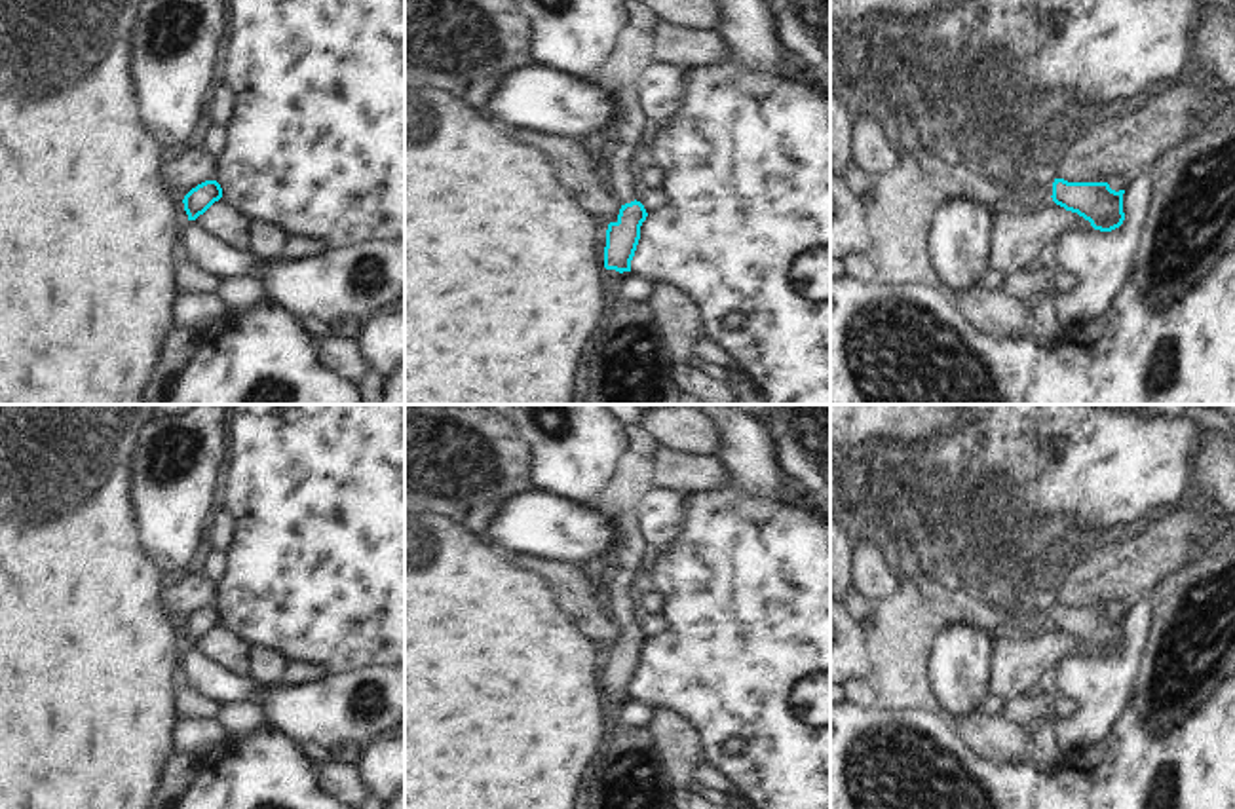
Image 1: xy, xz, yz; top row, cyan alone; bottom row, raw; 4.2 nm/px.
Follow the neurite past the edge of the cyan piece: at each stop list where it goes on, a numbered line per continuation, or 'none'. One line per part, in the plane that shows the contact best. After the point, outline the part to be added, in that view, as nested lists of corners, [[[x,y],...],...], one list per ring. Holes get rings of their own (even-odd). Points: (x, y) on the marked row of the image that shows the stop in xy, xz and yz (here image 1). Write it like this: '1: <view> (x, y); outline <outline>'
1: yz (899, 221); outline [[[840,63],[846,89],[866,103],[887,141],[899,154],[899,167],[876,179],[878,198],[864,211],[870,247],[864,251],[878,268],[878,285],[923,285],[939,289],[940,279],[929,260],[929,230],[939,205],[946,198],[969,199],[994,207],[1016,196],[1022,203],[1043,203],[1053,196],[1049,175],[1018,196],[1016,188],[1001,188],[965,167],[948,165],[912,148],[897,127],[885,97],[874,93],[863,74]]]

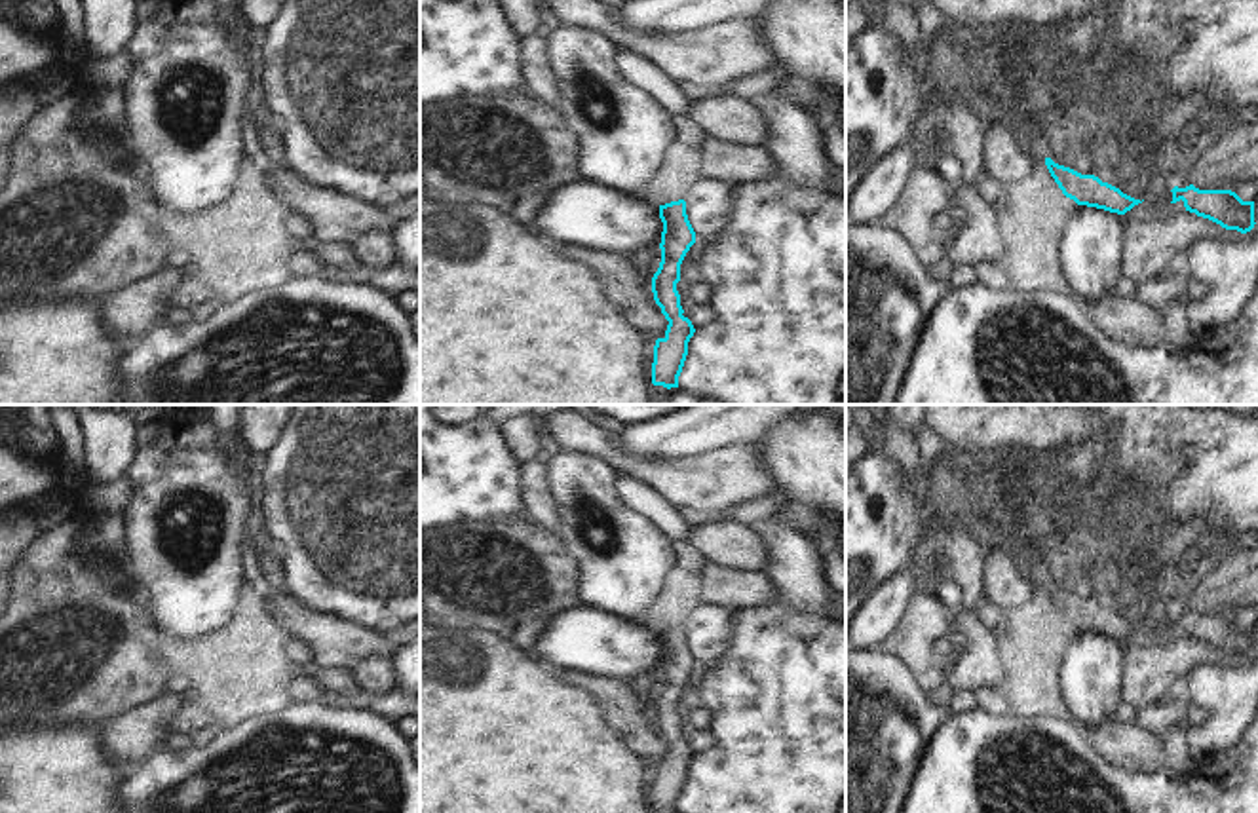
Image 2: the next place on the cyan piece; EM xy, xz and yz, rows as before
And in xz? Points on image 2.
1: xz (681, 170); outline [[[675,141],[667,148],[663,163],[650,179],[644,199],[656,205],[686,201],[692,186],[703,179],[701,165],[699,150]]]

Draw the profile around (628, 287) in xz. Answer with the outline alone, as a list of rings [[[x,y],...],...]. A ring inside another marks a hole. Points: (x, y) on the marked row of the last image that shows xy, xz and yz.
[[[553,243],[564,256],[581,262],[597,272],[612,302],[623,317],[633,321],[654,340],[665,338],[669,321],[654,300],[652,281],[633,260],[623,255],[600,255],[583,247]]]

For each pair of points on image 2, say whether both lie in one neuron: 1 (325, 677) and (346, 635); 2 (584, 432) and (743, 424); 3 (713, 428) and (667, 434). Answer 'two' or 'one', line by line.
1: two
2: two
3: one

